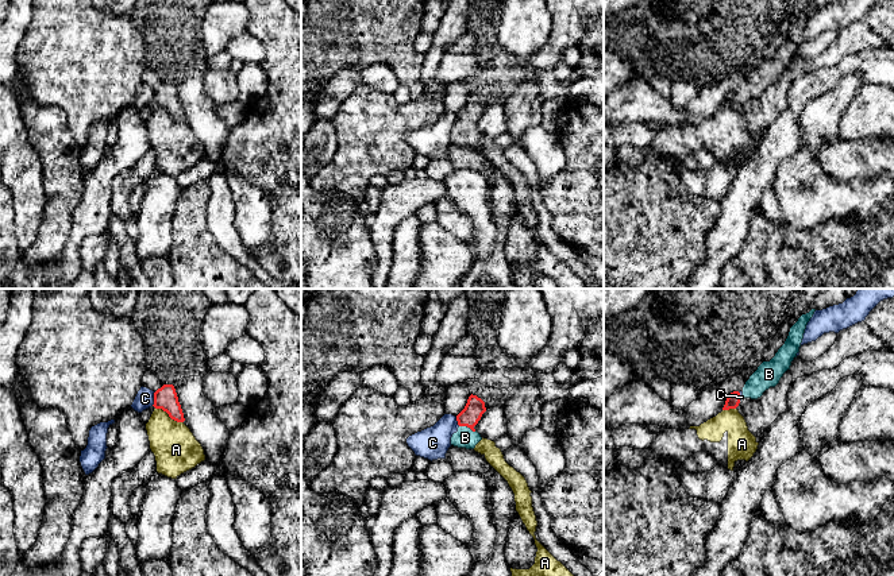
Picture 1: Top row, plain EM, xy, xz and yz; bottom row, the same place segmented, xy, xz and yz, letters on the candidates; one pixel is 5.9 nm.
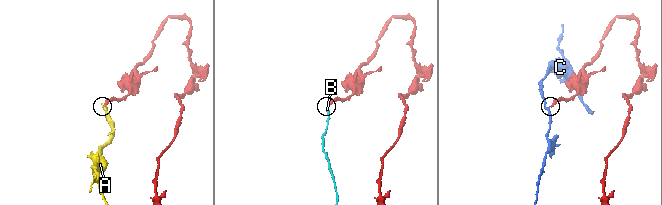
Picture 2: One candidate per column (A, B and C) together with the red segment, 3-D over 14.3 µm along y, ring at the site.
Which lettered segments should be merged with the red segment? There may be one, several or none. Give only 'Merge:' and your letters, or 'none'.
Merge: B

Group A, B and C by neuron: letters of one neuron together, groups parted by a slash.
A / B / C

